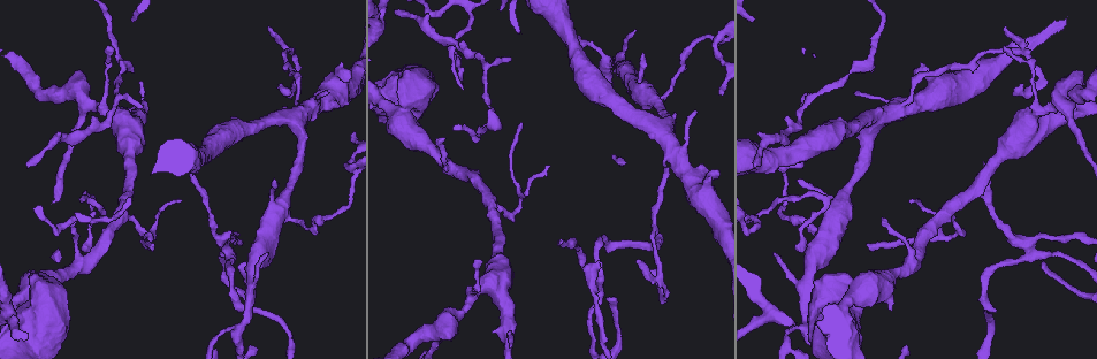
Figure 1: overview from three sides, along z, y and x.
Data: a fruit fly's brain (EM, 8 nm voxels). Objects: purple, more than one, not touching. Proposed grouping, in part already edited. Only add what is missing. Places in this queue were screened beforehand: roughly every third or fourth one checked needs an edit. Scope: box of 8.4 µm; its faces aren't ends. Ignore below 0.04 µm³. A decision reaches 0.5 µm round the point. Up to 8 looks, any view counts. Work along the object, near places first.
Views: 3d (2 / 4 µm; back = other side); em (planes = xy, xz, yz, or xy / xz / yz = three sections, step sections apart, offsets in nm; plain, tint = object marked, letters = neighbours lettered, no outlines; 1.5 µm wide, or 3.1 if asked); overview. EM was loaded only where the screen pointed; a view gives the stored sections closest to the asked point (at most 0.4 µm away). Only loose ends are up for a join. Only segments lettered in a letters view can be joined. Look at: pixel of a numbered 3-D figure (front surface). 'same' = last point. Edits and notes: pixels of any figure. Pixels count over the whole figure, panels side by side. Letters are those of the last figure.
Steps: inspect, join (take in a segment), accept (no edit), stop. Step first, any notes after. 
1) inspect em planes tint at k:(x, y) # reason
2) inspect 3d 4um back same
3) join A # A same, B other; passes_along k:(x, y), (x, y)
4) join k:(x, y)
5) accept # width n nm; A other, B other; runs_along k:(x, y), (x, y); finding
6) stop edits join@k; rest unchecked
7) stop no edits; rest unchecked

inspect 3d 4um at 1:(397, 12)

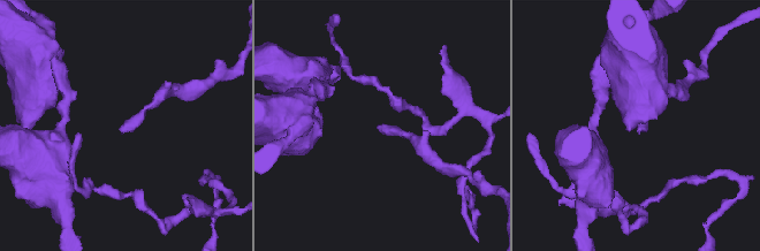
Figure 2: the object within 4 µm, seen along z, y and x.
inspect em planes letters at 2:(379, 128)

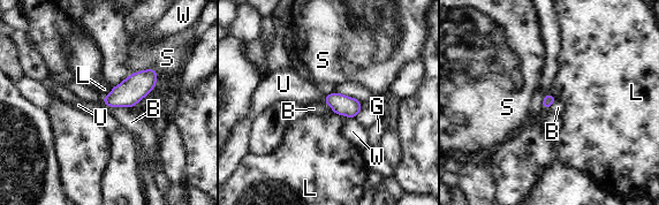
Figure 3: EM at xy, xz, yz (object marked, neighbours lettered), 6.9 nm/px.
join U # B other, G other, L other, S other, U same, W other; passes_along 3:(340, 104), (325, 99), (292, 86); the neuron continues

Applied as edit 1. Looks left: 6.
inspect overview # see it whole again

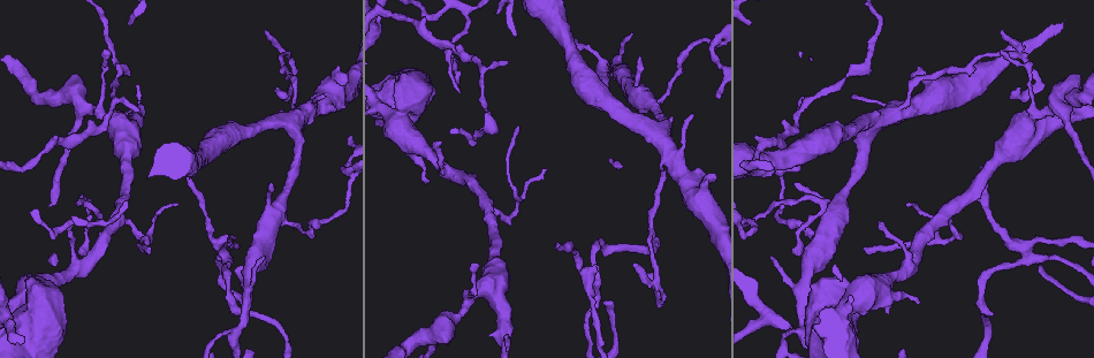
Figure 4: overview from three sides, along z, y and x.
inspect 3d 2um at 4:(558, 244) # thin end

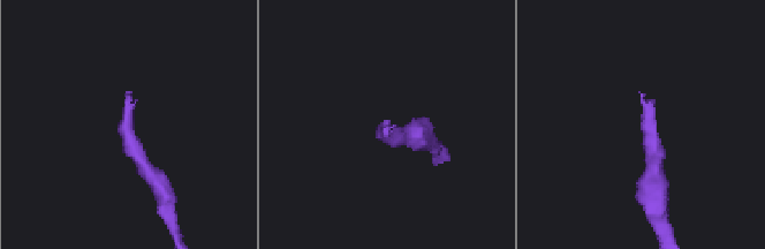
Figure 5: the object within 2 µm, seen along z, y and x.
inspect em yz step 4 letters at 5:(387, 120)

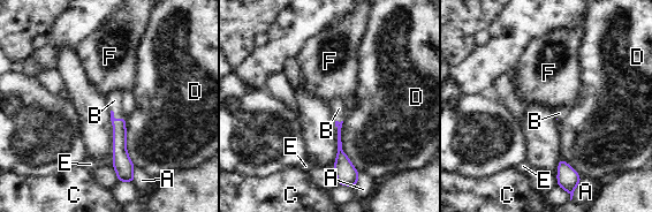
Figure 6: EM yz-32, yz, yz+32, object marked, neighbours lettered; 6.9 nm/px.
inspect em planes letters same # cut it another way

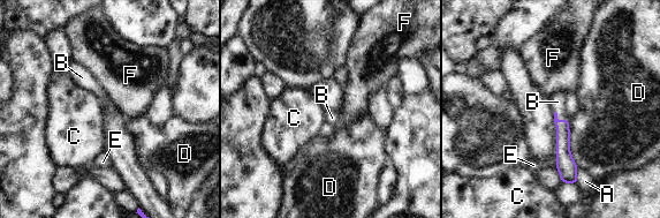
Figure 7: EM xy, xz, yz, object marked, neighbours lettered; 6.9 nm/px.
join B # width 100 nm; A other, B same, C other, D other, E other, F other; passes_along 7:(563, 155), (558, 120), (558, 102); it goes on there

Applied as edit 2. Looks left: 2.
inspect 3d 4um back at 4:(879, 220) # an open end

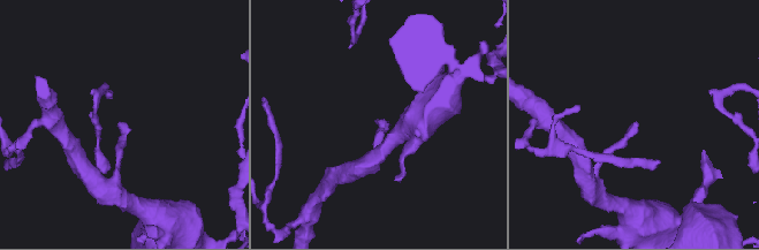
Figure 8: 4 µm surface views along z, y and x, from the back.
inspect em planes letters at 8:(117, 124)

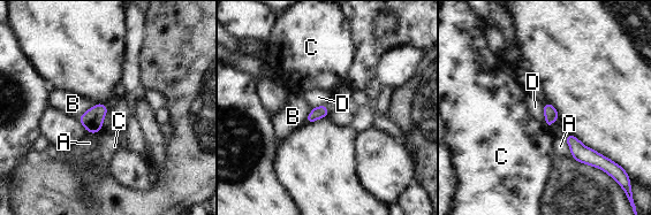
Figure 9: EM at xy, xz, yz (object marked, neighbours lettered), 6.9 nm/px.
accept # longest_contact B 190 nm; A other, B other, C other, D other; border 9:(544, 104), (543, 112), (546, 123); no lettered segment goes on from it

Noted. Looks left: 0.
stop edits join@3, join@7; rest unchecked

